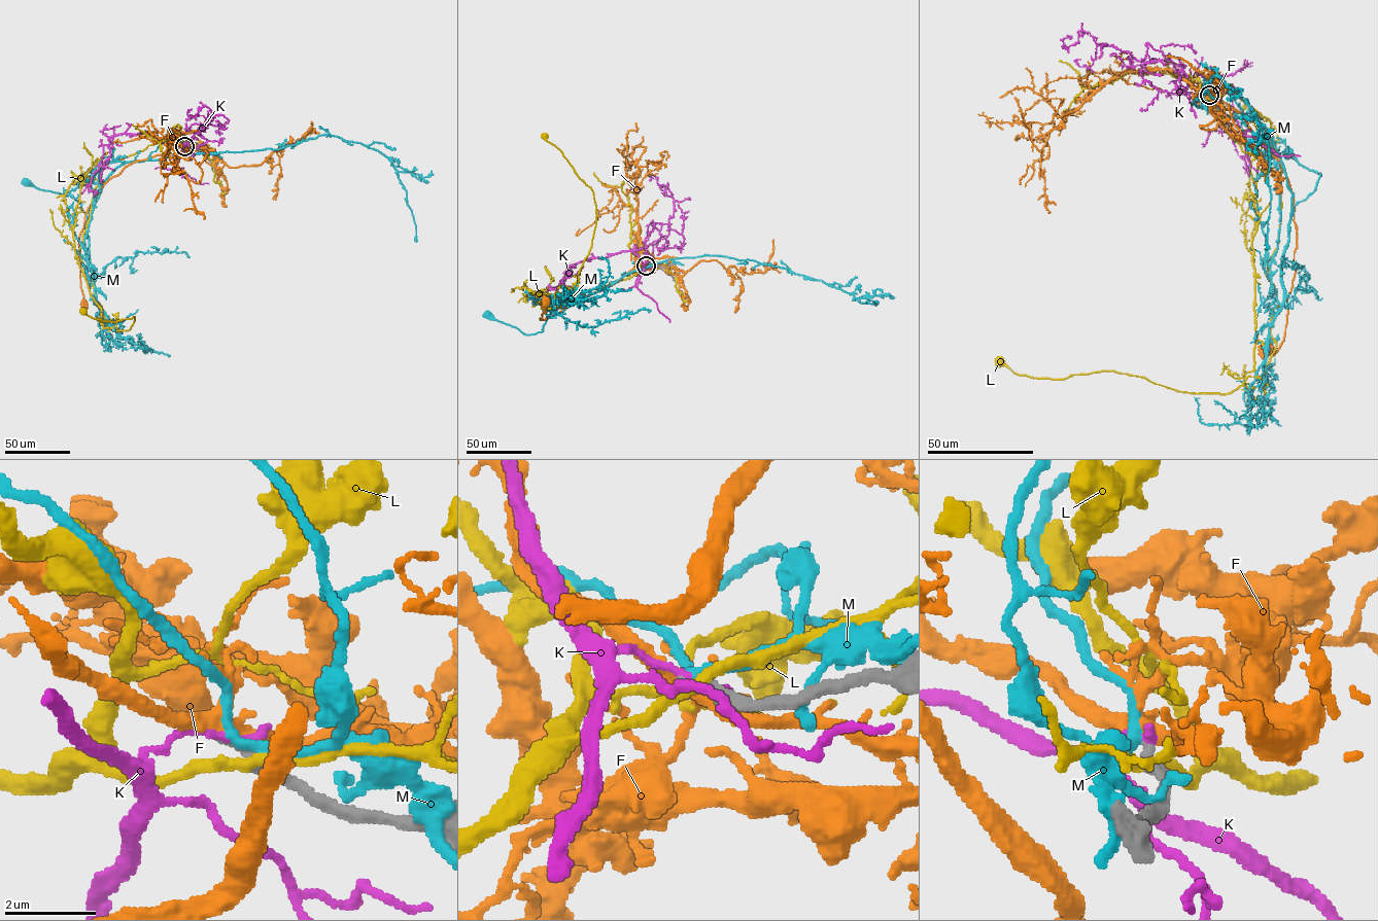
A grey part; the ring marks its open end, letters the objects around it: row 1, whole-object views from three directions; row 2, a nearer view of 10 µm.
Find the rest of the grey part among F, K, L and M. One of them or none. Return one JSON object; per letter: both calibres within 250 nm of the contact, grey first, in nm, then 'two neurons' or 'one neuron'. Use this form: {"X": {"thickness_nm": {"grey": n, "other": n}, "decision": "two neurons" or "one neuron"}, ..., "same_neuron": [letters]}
{"F": {"thickness_nm": {"grey": 280, "other": 280}, "decision": "two neurons"}, "K": {"thickness_nm": {"grey": 280, "other": 190}, "decision": "two neurons"}, "L": {"thickness_nm": {"grey": 320, "other": 240}, "decision": "two neurons"}, "M": {"thickness_nm": {"grey": 280, "other": 200}, "decision": "two neurons"}, "same_neuron": []}

